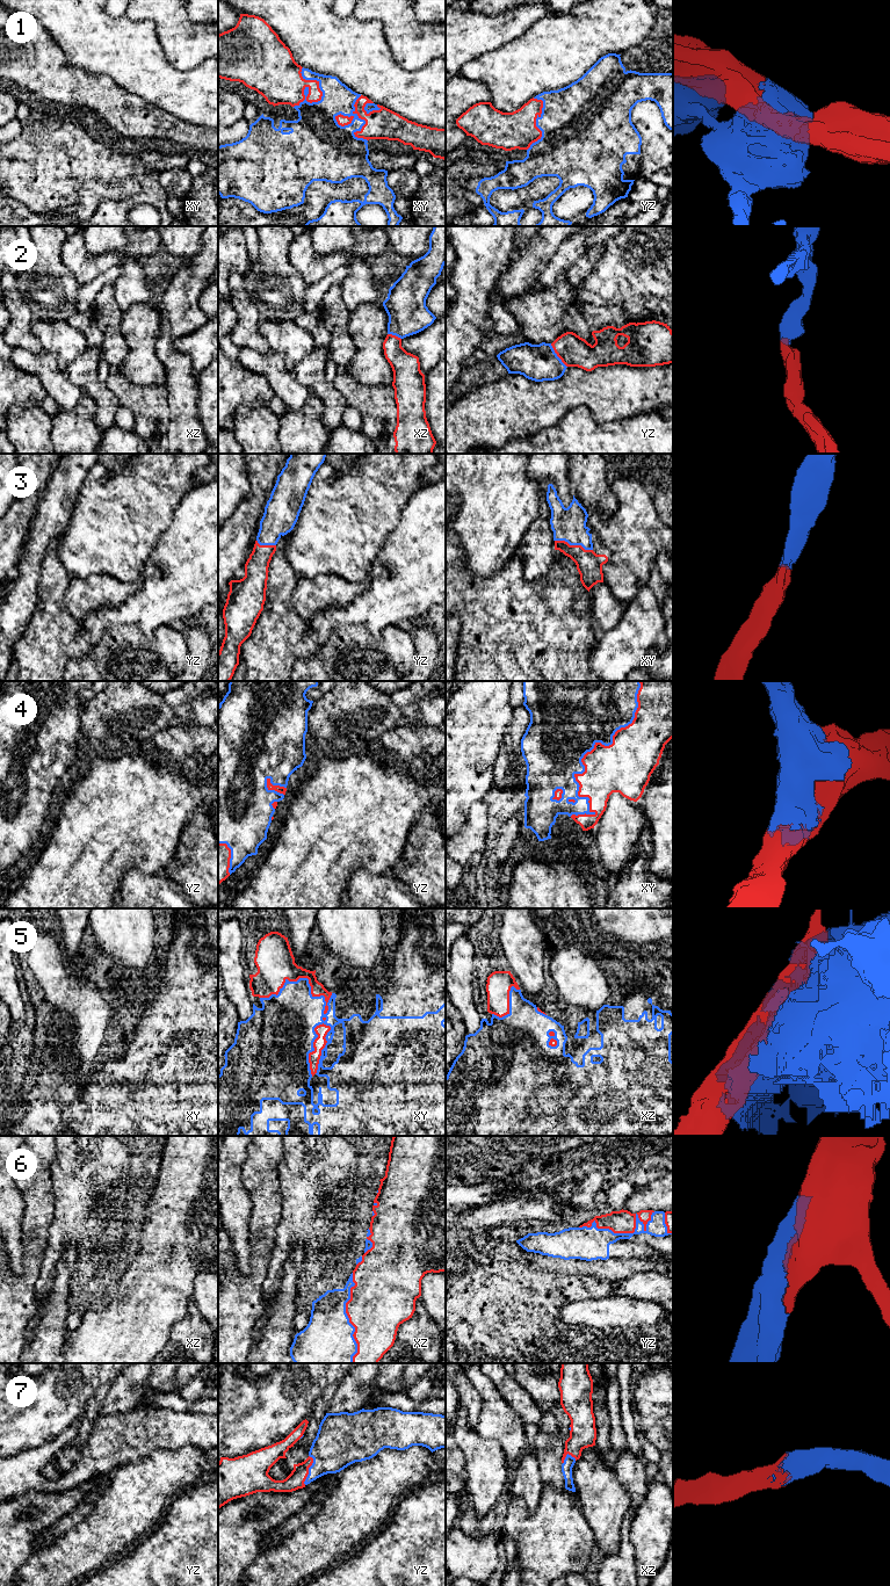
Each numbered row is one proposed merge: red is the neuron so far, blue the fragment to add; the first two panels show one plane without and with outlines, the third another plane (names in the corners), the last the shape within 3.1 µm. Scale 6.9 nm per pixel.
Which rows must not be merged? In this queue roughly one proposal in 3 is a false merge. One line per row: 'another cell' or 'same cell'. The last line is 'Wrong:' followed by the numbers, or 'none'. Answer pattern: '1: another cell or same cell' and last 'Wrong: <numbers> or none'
1: another cell
2: same cell
3: same cell
4: same cell
5: another cell
6: same cell
7: same cell
Wrong: 1, 5

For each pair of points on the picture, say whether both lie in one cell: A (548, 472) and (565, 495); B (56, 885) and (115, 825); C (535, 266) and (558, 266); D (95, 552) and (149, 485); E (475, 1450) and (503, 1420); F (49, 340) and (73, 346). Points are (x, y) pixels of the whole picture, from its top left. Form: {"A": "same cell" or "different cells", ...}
{"A": "same cell", "B": "same cell", "C": "different cells", "D": "same cell", "E": "different cells", "F": "same cell"}

